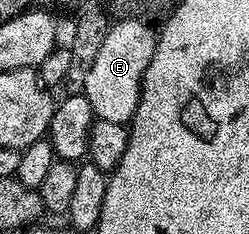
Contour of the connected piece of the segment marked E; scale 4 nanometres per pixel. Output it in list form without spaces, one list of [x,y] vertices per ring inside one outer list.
[[[116,21],[109,28],[102,47],[96,49],[94,64],[86,74],[82,90],[97,118],[119,125],[128,125],[131,122],[140,102],[140,84],[151,67],[147,63],[151,51],[152,36],[149,36],[148,29],[144,26],[133,21]]]

